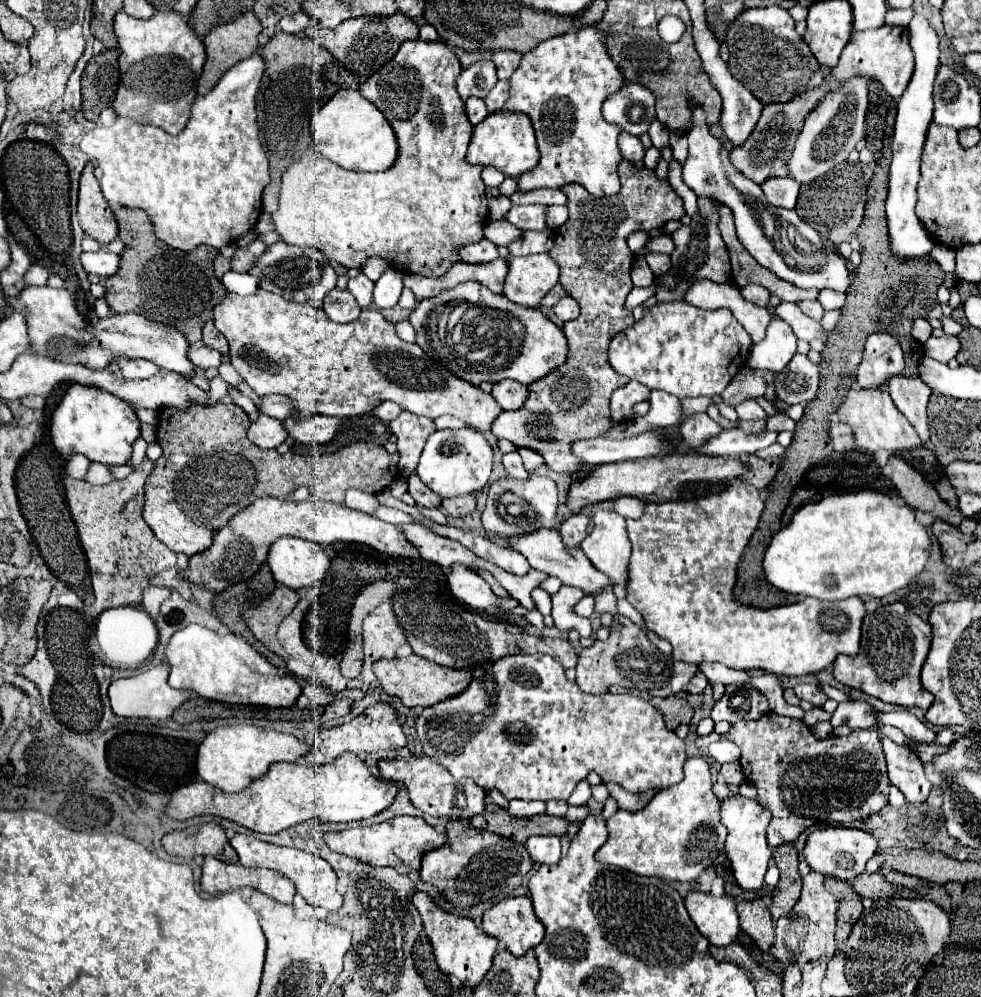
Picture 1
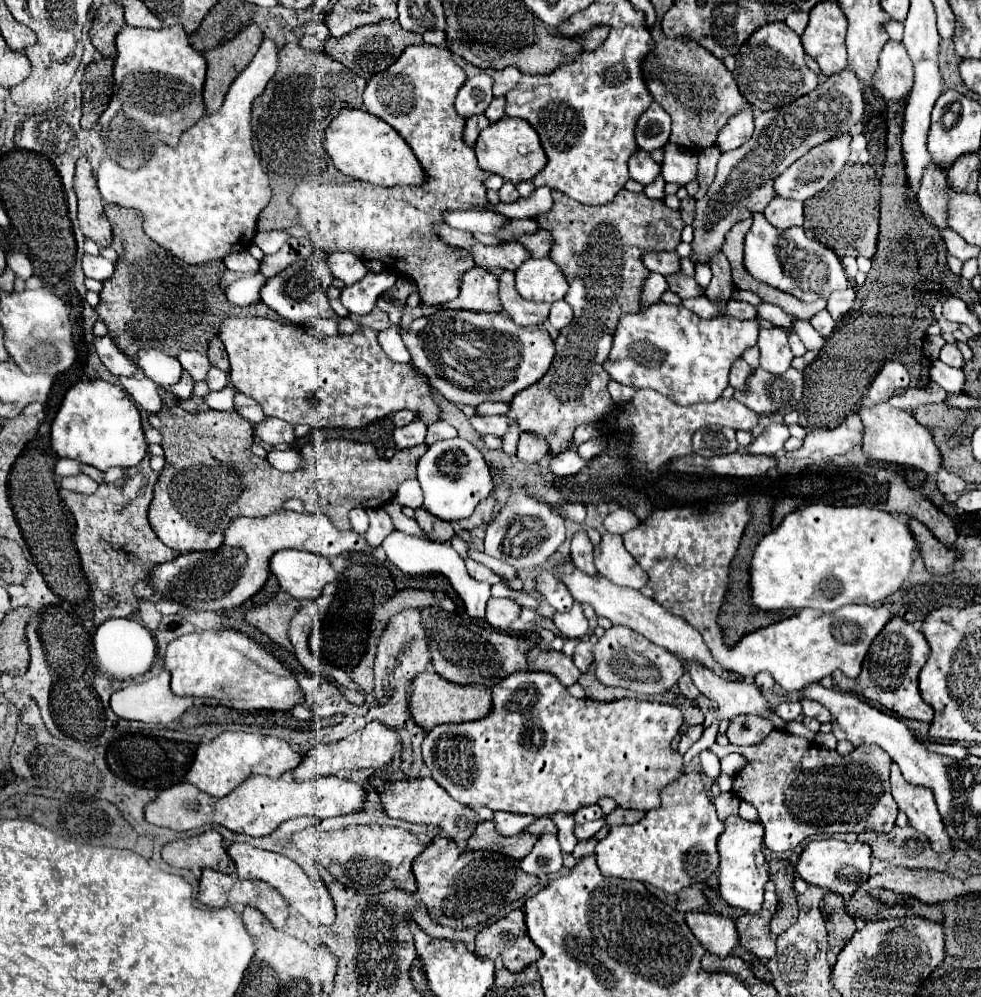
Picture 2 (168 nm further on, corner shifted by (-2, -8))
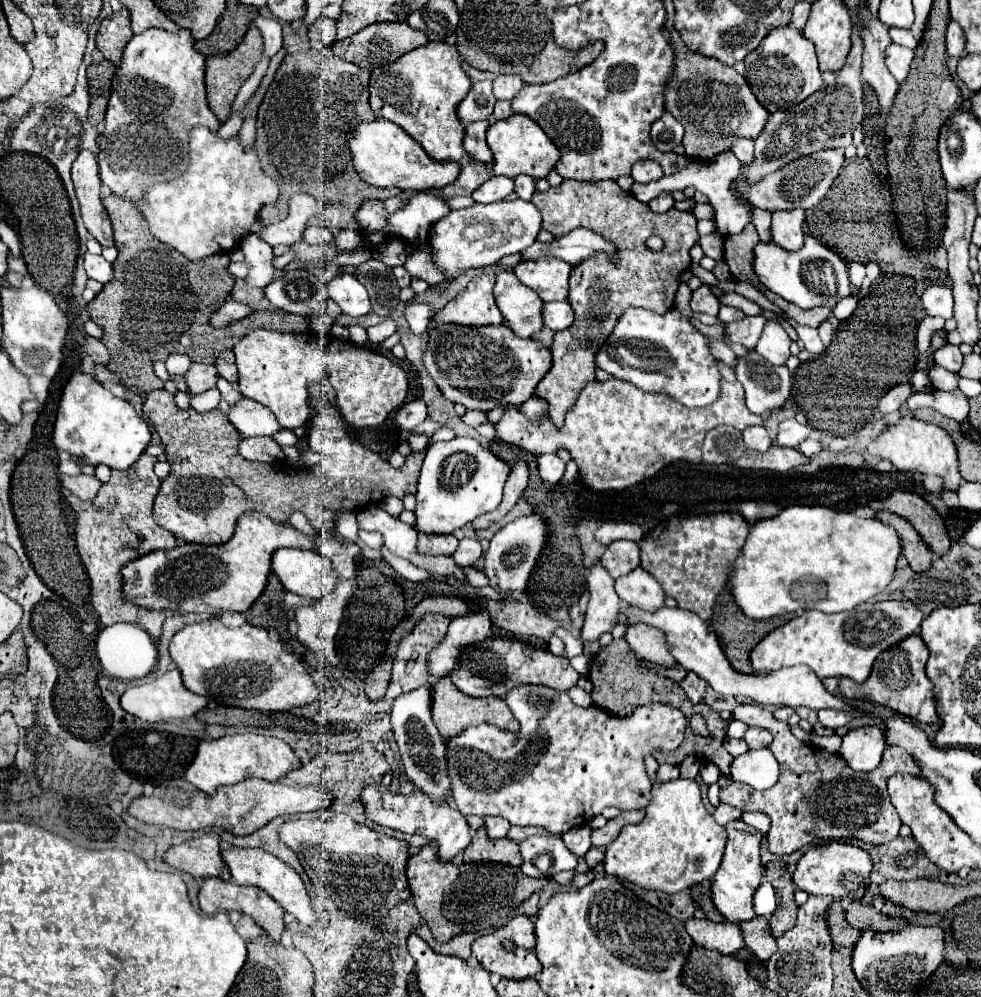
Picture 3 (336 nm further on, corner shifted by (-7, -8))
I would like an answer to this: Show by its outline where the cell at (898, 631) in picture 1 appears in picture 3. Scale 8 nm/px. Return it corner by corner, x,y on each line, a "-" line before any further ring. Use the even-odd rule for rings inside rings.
911,635
903,639
901,643
893,645
891,649
883,651
865,683
855,683
851,679
839,681
839,691
845,699
865,699
873,705
883,705
893,709
899,715
909,717
915,723
929,723
929,725
941,725
941,719
935,711
935,695
933,695
933,683
925,675
925,663
929,657
929,649
925,647
923,639
919,635

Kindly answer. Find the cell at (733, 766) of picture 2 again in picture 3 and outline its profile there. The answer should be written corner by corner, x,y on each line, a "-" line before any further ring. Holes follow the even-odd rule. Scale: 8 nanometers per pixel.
753,749
733,759
731,777
753,789
769,789
779,779
779,763
769,749

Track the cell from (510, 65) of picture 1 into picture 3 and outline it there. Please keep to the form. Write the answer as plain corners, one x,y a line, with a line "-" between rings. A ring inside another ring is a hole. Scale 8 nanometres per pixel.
499,75
493,81
493,95
495,99
513,99
523,87
523,81
519,75

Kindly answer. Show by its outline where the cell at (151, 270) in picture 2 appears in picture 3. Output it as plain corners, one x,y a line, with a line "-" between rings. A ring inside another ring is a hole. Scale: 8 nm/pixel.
109,195
103,199
103,205
111,217
113,223
113,233
115,233
115,247
119,251
117,259
113,261
113,269
115,269
115,277
113,281
109,281
101,293
95,295
95,299
91,303
87,303
87,311
91,315
91,319
103,329
103,337
101,343
111,351
111,363
107,363
105,367
119,377
119,385
123,385
127,391
135,393
135,395
145,395
153,389
163,389
163,381
155,381
155,373
153,373
153,363
155,361
165,361
171,353
181,353
187,355
191,361
195,363
209,363
213,365
215,359
227,351
233,349
233,345
243,339
251,329
275,329
275,331
283,331
283,333
305,333
309,331
309,321
305,317
299,315
287,315
287,313
271,313
273,319
271,321
263,321
265,315
269,313
251,313
249,317
245,317
241,321
241,325
227,325
223,329
215,329
211,327
209,319
211,315
229,299
229,293
233,289
233,275
227,271
229,265
229,255
221,253
221,255
211,255
207,259
199,259
199,261
191,261
185,259
185,255
181,255
179,251
175,251
169,245
163,245
161,241
157,241
149,227
147,221
143,219
141,211
137,211
137,207
129,201
125,201
119,195

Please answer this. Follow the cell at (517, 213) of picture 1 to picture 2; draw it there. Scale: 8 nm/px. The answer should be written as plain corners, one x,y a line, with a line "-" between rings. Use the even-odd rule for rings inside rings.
450,211
446,215
446,223
454,229
462,229
472,235
494,235
502,223
506,223
506,215
496,211

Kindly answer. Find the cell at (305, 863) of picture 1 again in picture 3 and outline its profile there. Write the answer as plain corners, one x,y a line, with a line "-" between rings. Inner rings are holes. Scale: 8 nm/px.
229,847
227,851
223,849
221,857
229,867
233,883
259,887
267,895
271,895
299,923
303,923
303,925
313,925
315,923
315,911
311,907
311,899
309,899
309,895
305,891
305,885
303,885
301,877
289,865
285,865
281,859
277,859
275,855
271,855
271,853
263,851
263,849
237,849
237,847

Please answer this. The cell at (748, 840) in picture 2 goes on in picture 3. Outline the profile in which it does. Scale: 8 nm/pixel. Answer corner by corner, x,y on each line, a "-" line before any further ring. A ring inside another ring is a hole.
741,819
739,821
729,821
725,825
727,829
727,847
723,855
723,863
719,871
713,877
711,883
711,899
717,911
731,923
743,923
755,917
753,913
753,893
761,883
763,867
761,867
761,855
759,855
759,843
761,843
761,833
749,825
745,825

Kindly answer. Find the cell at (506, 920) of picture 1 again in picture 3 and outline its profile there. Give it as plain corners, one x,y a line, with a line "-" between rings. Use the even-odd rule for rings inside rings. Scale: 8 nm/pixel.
517,915
495,933
475,939
475,943
471,945
471,951
475,953
479,965
485,967
485,971
497,973
499,977
505,977
505,979
519,981
519,979
535,977
541,971
541,963
535,955
535,923
531,917
525,917
525,915

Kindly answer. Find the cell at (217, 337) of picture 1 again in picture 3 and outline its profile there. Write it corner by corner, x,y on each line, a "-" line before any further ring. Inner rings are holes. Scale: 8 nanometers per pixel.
225,351
217,363
215,363
217,371
221,377
225,377
229,383
237,383
237,365
235,365
235,355
233,351

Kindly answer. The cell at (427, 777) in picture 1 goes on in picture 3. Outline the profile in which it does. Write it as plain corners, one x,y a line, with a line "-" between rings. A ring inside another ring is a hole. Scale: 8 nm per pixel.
367,785
361,793
361,803
365,807
365,815
375,825
391,827
411,835
421,835
427,841
437,843
437,857
441,861
451,861
455,855
465,851
465,847
471,843
471,831
465,817
449,803
433,803
421,791
415,791
411,795
401,795
401,793
393,795
389,791
377,789
375,785

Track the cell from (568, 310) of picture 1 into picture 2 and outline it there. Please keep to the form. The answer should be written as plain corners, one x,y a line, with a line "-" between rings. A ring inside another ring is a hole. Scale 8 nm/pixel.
556,301
556,303
552,303
550,317
548,317
550,323
552,323
552,327
556,327
556,329
560,331
560,329
564,329
566,325
570,325
572,317
574,317
574,311
572,311
572,307
570,307
566,301

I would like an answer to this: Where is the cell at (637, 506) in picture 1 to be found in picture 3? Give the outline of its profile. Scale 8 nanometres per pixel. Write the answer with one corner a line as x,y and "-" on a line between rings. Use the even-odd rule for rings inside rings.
607,521
595,531
595,539
603,545
609,545
619,539
629,539
629,541
639,541
643,539
643,531
635,522
627,521

